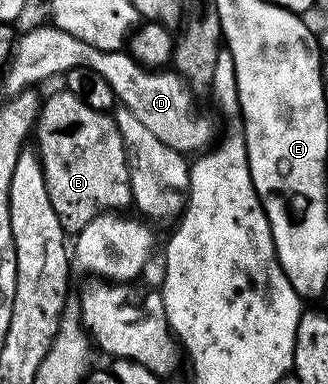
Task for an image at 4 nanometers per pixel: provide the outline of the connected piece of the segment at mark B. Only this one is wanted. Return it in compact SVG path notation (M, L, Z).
M59 90L59 94L43 101L38 112L36 153L42 161L48 200L52 200L52 208L56 208L56 217L67 235L74 236L99 212L125 211L133 194L124 140L113 117L107 111L88 108L69 90Z

